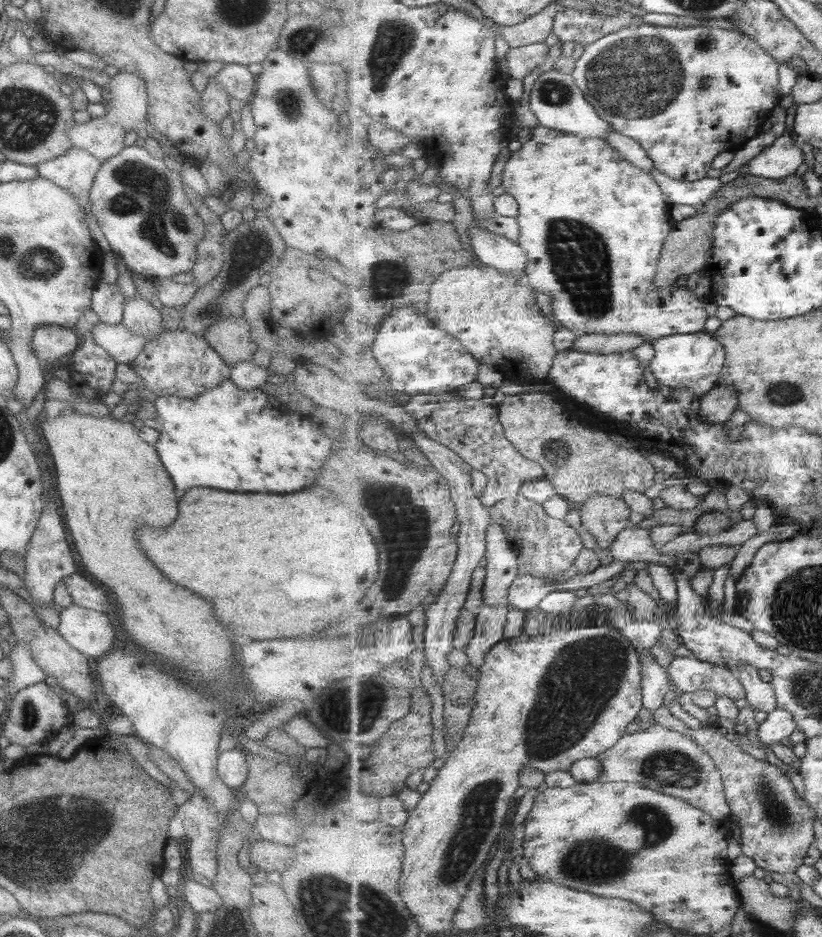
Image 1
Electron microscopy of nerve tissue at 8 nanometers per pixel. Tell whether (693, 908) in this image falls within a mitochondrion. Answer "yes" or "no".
no

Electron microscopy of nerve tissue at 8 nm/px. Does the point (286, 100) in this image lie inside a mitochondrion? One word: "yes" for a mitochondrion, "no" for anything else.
yes

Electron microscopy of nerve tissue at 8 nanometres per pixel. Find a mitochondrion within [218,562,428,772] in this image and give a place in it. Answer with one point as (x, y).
(363, 707)

